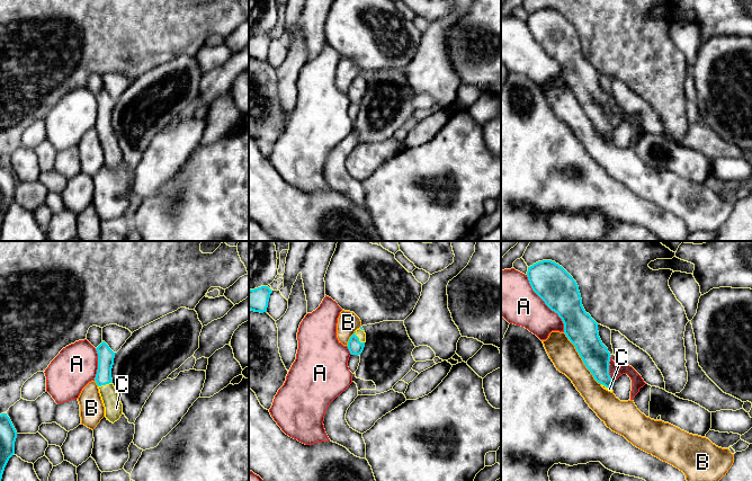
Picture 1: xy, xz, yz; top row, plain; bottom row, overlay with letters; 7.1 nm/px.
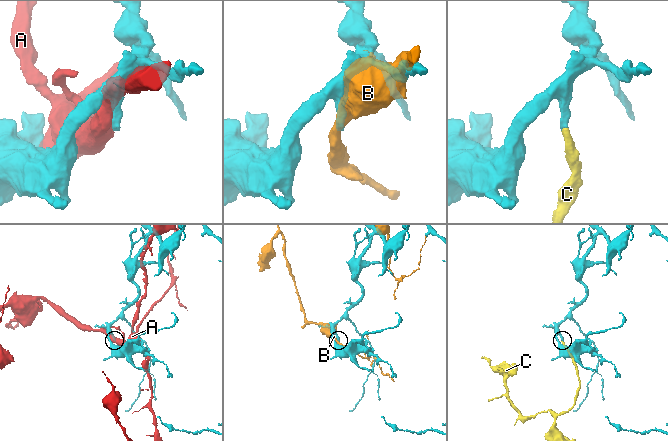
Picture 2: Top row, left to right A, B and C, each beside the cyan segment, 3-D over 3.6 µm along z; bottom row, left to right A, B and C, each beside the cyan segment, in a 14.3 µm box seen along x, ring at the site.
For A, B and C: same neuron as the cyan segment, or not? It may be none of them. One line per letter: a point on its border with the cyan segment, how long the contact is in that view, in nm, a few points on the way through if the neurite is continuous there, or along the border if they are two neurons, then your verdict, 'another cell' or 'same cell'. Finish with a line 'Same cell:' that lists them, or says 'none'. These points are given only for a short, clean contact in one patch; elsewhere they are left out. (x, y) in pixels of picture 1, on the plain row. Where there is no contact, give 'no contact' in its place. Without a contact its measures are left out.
A: contact yz (546, 52); length 500 nm; another cell
B: contact yz (581, 105); length 460 nm; another cell
C: contact xz (358, 86); length 110 nm; way xz (355, 94), (358, 86), (360, 81); same cell
Same cell: C

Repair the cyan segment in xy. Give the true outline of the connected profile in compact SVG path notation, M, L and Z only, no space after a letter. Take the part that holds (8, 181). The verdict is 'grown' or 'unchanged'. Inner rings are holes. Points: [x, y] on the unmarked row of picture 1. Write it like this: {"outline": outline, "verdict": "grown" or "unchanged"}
{"outline": "M7 161L0 162L0 234L5 215L9 206L15 202L15 189L17 186L17 179L7 163Z", "verdict": "unchanged"}

